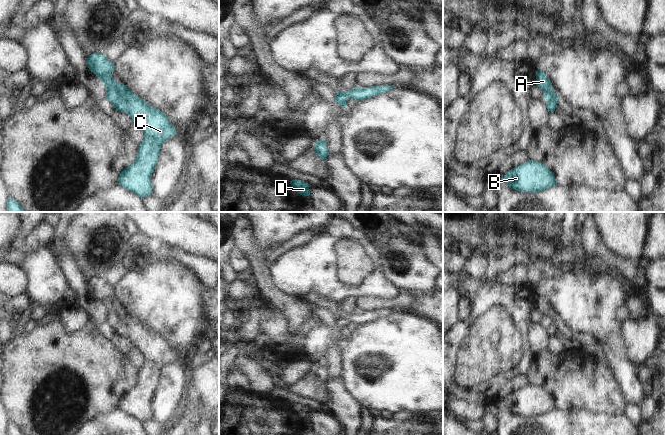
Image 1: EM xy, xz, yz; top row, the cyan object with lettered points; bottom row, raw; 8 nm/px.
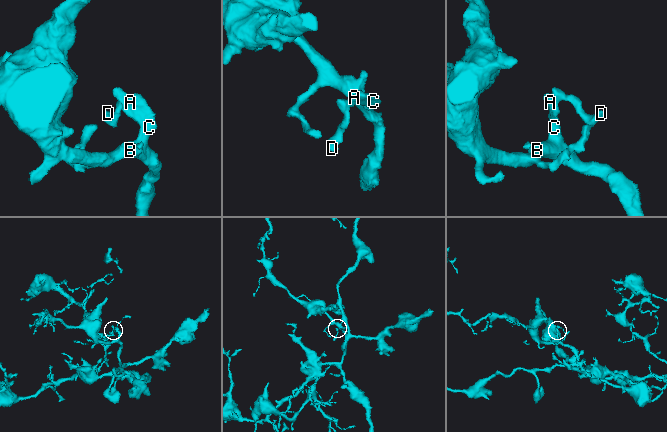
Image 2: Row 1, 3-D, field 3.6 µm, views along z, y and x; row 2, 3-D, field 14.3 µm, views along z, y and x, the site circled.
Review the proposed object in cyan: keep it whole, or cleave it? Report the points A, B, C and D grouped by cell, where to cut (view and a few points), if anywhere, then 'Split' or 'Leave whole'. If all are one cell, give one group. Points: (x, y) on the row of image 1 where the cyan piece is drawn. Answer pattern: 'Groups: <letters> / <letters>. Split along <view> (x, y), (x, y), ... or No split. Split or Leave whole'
Groups: A B C D. No split. Leave whole

